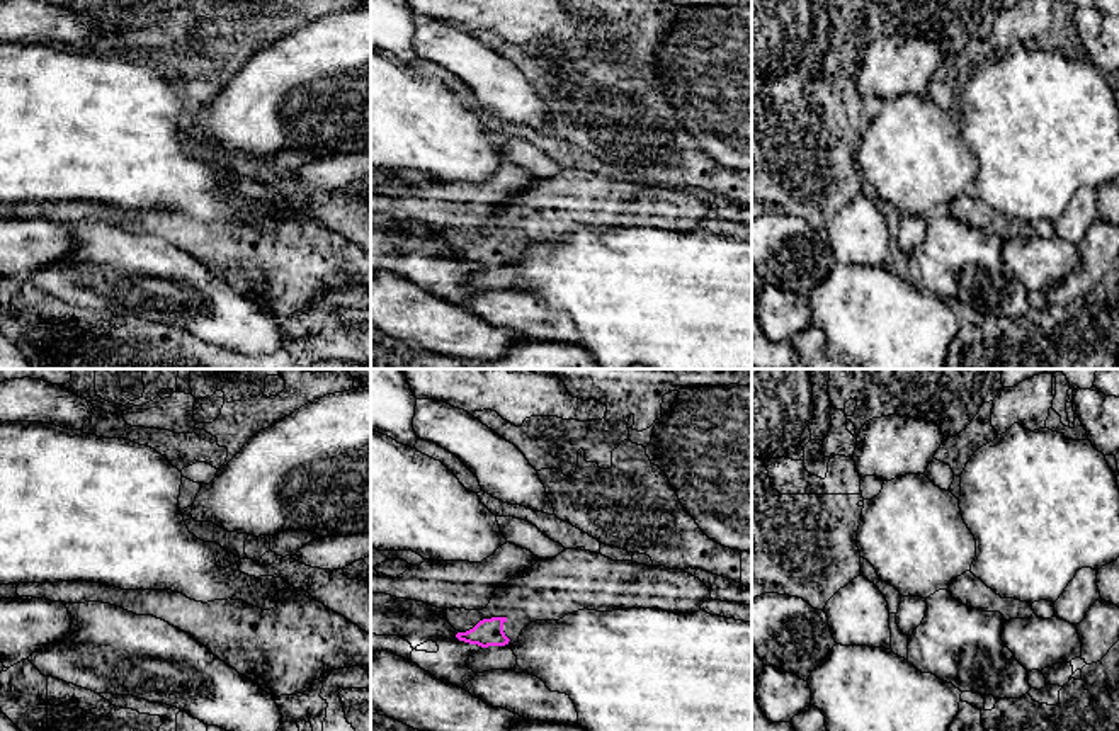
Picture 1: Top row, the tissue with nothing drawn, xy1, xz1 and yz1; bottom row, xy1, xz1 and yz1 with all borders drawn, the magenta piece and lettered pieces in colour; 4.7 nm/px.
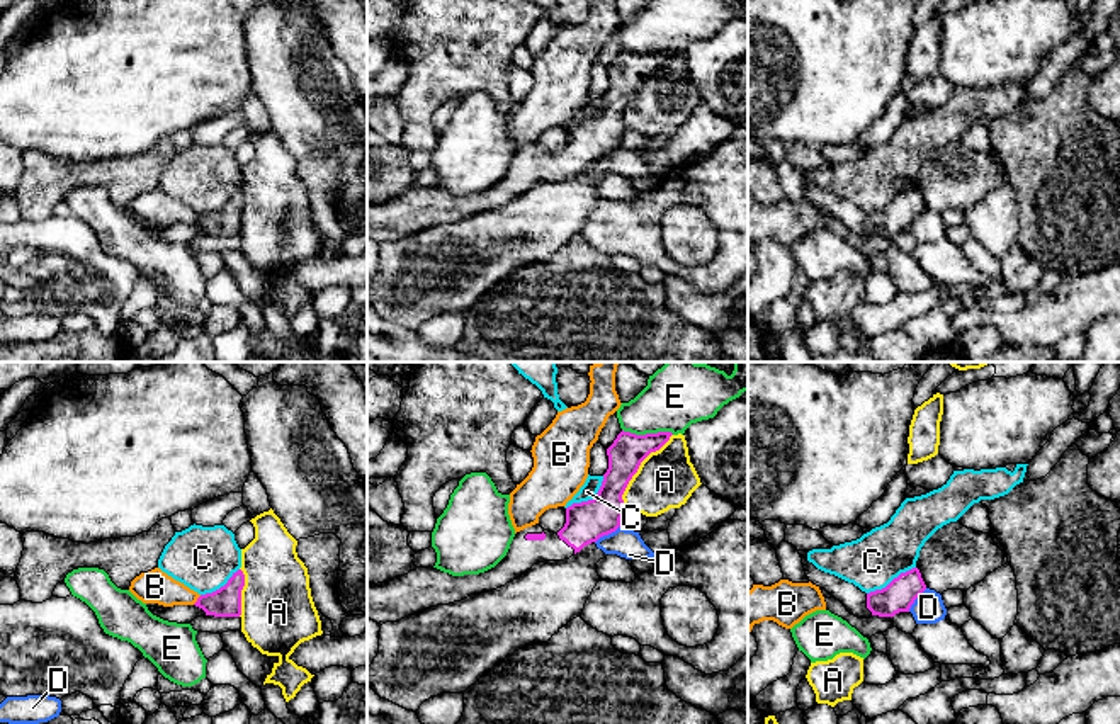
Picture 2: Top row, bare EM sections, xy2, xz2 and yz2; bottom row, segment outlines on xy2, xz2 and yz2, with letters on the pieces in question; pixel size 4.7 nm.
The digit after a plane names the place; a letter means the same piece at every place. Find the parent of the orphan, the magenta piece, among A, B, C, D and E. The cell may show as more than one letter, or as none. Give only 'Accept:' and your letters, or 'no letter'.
Accept: no letter

